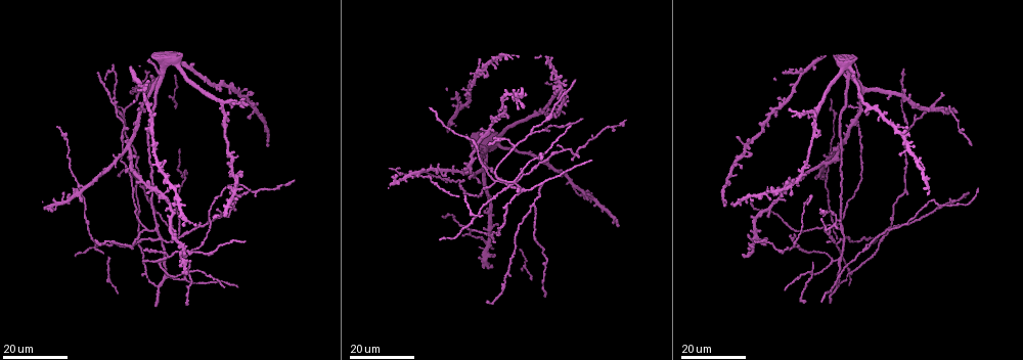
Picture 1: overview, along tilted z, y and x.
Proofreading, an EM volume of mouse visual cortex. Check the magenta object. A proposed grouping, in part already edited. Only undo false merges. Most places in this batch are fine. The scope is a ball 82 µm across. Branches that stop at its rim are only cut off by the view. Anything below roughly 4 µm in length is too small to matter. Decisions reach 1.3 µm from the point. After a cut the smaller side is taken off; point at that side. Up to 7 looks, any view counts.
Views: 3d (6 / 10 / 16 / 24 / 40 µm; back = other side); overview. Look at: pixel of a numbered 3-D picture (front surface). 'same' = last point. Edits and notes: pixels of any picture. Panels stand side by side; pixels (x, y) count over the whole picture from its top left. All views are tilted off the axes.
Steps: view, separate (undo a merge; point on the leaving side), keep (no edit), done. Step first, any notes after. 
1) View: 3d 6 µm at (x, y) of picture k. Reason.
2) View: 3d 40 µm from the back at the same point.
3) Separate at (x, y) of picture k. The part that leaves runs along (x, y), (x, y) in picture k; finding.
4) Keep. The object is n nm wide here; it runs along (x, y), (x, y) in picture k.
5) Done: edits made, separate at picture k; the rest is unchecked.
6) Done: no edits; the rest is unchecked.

View: 3d 16 µm at (515, 145) of picture 1. Side arm on a straight run.

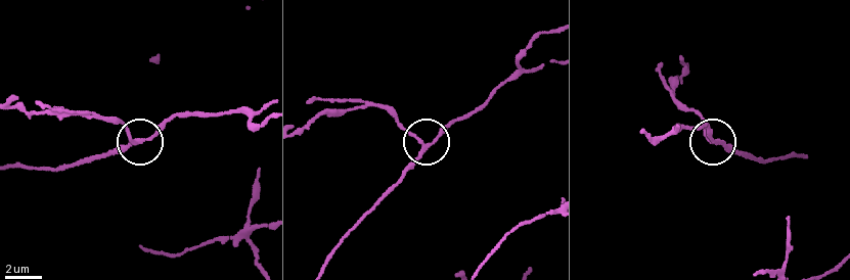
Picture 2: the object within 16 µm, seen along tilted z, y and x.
View: 3d 6 µm at (139, 141) of picture 2.

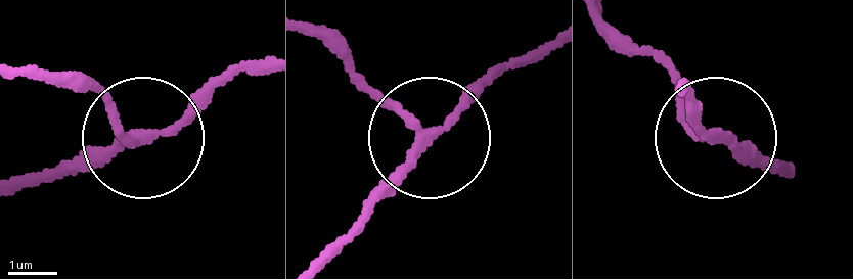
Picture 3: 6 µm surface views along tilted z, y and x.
Keep. It runs along (337, 257), (424, 144), (338, 56) in picture 3; all the same neuron.

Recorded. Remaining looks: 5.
View: 3d 16 µm at (811, 275) of picture 1. Four or more arms meet.

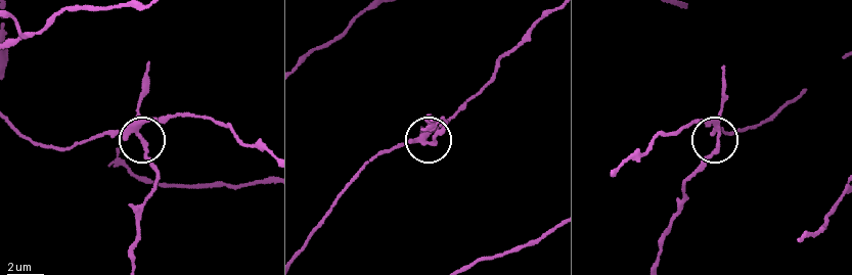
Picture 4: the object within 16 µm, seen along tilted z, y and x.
View: 3d 6 µm at (423, 143) of picture 4.

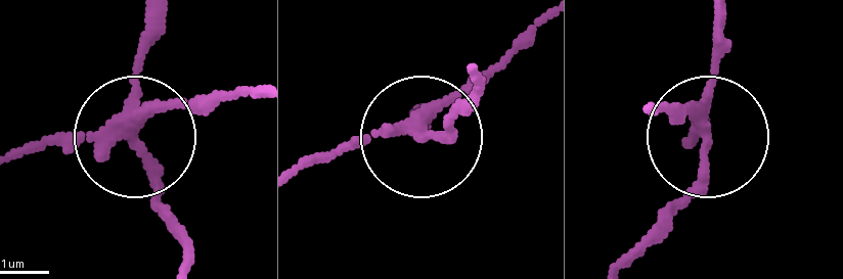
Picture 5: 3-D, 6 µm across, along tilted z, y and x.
Separate at (162, 184) of picture 5. 4 arms meet here; two neurons meet here.

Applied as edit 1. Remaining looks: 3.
View: 3d 16 µm at (543, 183) of picture 1. Branch point.

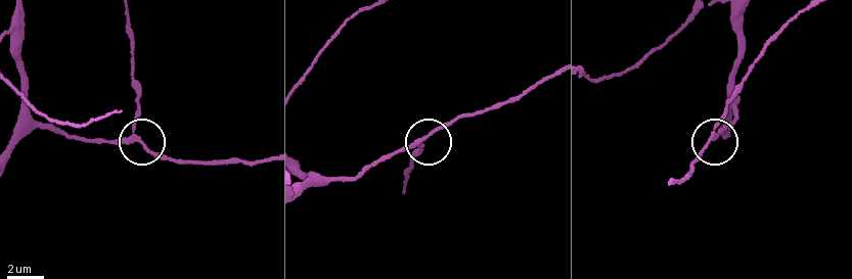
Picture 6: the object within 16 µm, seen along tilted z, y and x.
View: 3d 10 µm at (417, 141) of picture 6.

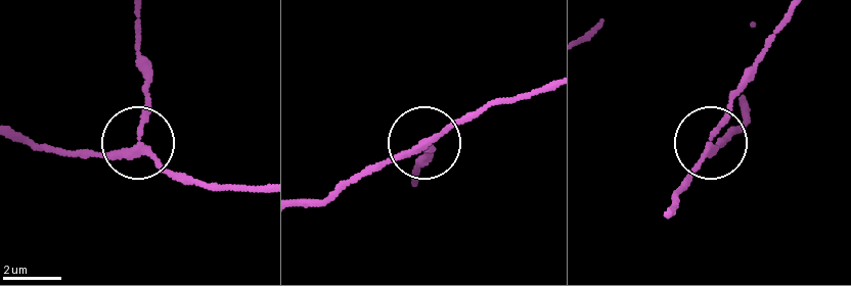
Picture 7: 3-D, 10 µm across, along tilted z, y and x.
Keep. The side arm is 20 µm long; it runs along (11, 130), (75, 154), (144, 147), (191, 183) in picture 7; all the same neuron.

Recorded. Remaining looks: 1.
Done: edits made, separate at picture 5; the rest is unchecked.

